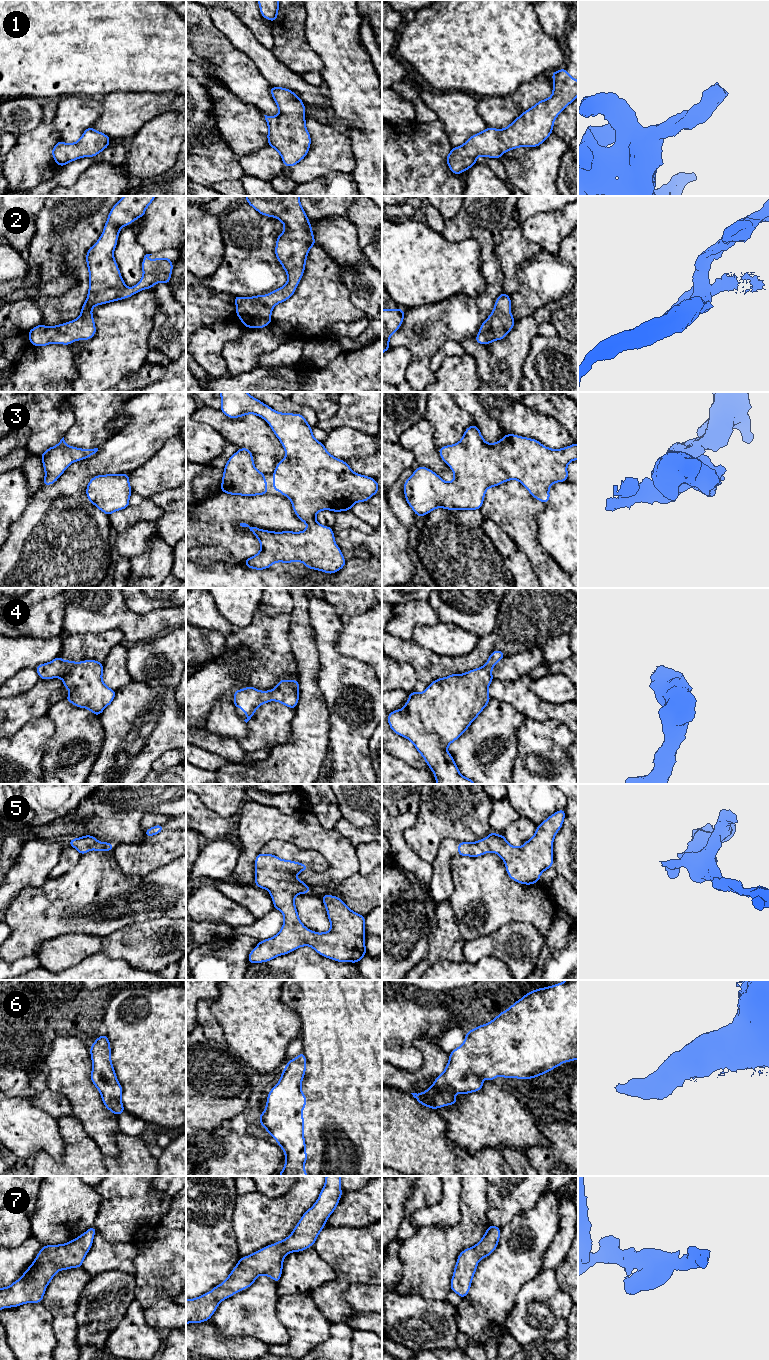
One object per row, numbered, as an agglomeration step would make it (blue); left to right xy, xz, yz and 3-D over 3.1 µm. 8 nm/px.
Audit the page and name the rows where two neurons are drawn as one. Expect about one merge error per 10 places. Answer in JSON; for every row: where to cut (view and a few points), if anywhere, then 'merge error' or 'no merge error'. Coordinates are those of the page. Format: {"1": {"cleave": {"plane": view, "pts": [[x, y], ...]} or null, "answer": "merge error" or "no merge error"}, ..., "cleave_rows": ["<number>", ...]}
{"1": {"cleave": null, "answer": "no merge error"}, "2": {"cleave": null, "answer": "no merge error"}, "3": {"cleave": null, "answer": "no merge error"}, "4": {"cleave": null, "answer": "no merge error"}, "5": {"cleave": null, "answer": "no merge error"}, "6": {"cleave": null, "answer": "no merge error"}, "7": {"cleave": null, "answer": "no merge error"}, "cleave_rows": []}

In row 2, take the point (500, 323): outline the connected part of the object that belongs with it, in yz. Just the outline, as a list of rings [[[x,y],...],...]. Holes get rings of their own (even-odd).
[[[502,292],[496,299],[492,313],[481,324],[475,341],[481,345],[486,345],[504,339],[515,324],[510,308],[510,296]]]

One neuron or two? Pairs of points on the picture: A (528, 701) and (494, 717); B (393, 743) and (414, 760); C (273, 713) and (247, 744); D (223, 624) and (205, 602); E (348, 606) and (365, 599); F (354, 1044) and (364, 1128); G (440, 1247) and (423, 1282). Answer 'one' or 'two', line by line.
A: two
B: one
C: one
D: one
E: one
F: one
G: one

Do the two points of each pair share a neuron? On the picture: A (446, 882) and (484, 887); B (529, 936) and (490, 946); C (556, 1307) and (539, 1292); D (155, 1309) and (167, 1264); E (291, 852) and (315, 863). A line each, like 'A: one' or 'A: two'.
A: two
B: one
C: one
D: one
E: one

